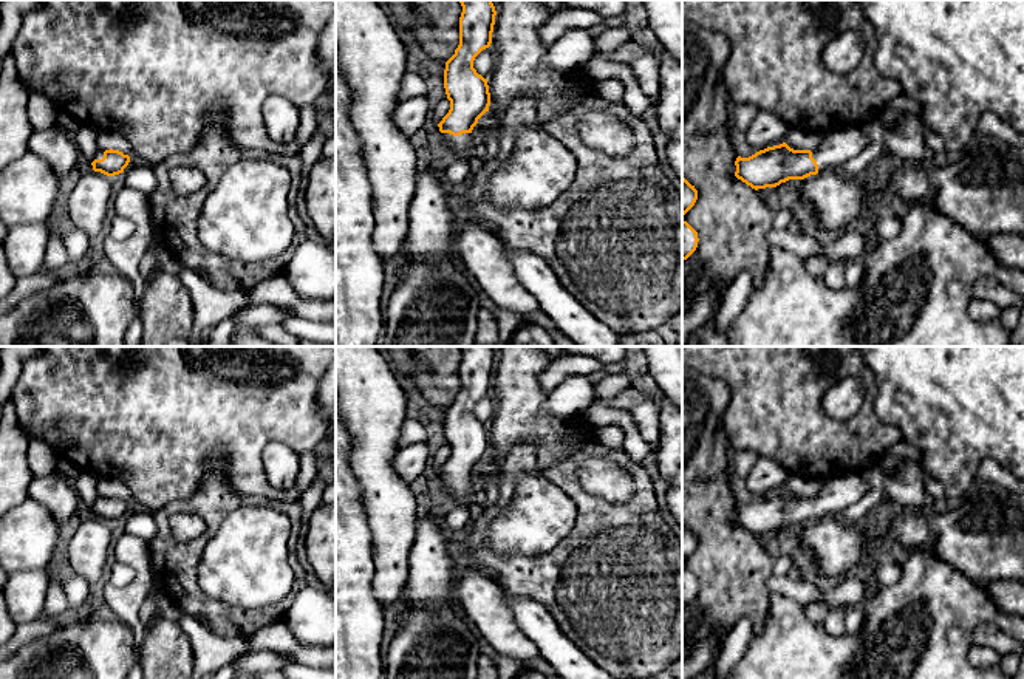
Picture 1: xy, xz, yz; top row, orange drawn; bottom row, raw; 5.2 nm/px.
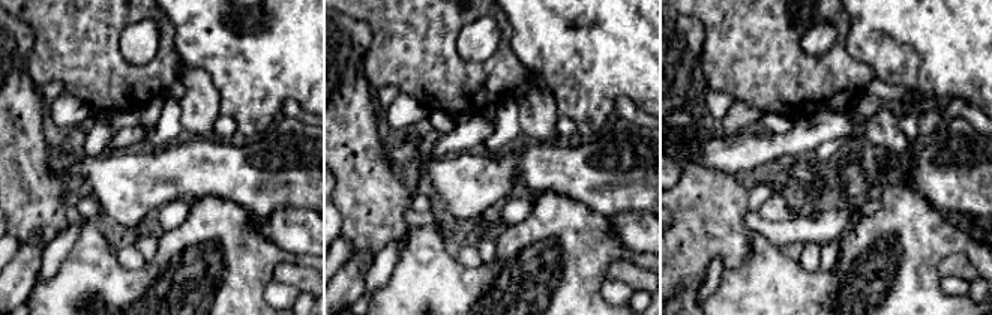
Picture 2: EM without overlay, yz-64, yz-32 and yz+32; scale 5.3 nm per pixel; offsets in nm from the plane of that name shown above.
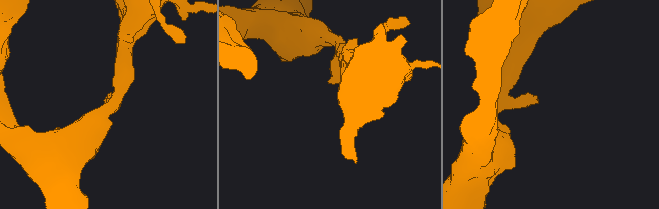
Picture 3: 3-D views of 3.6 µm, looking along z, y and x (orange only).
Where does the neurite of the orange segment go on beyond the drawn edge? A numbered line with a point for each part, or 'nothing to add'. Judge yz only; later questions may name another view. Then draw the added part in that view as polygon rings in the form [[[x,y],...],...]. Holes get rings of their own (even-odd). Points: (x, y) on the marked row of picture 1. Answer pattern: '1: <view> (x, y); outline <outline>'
1: yz (837, 147); outline [[[848,127],[823,133],[820,144],[812,148],[812,158],[818,164],[818,173],[841,170],[841,167],[868,144],[862,127]]]

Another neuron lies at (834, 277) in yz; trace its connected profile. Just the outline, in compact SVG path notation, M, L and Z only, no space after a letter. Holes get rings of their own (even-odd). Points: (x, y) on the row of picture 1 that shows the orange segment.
M829 261L829 266L821 278L824 285L834 291L840 291L848 286L845 278L845 268L841 261Z

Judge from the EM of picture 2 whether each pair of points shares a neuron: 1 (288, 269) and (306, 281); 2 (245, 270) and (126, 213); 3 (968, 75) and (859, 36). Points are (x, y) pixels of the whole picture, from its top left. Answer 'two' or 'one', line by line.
1: one
2: two
3: one

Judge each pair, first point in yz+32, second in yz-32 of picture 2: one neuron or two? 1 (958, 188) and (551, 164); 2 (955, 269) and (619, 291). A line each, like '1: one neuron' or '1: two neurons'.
1: one neuron
2: two neurons

